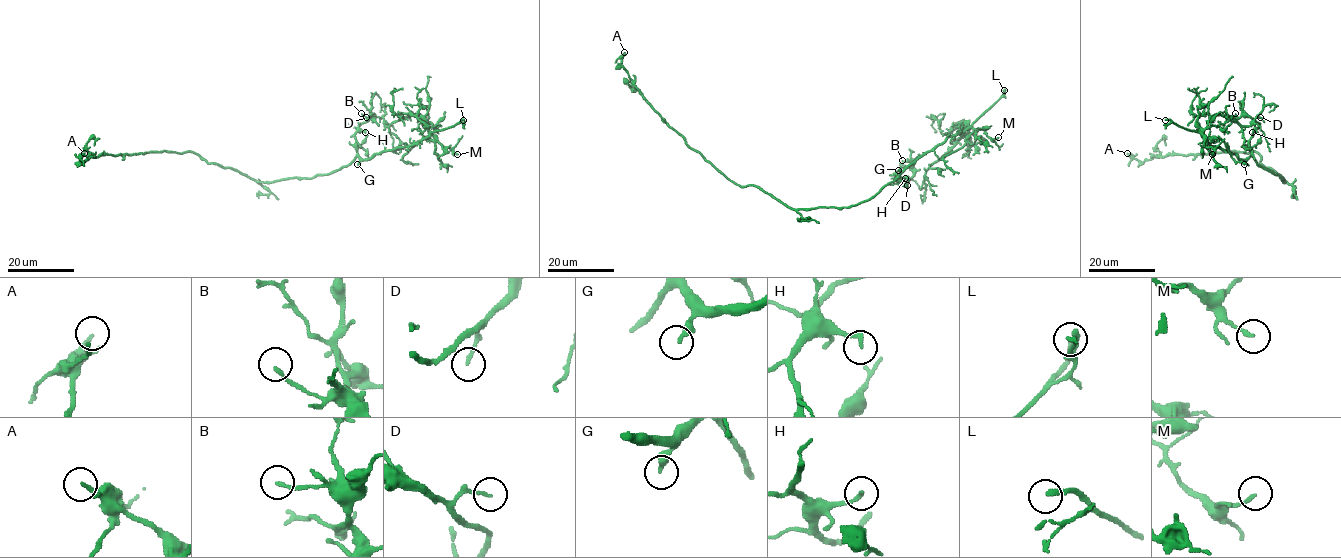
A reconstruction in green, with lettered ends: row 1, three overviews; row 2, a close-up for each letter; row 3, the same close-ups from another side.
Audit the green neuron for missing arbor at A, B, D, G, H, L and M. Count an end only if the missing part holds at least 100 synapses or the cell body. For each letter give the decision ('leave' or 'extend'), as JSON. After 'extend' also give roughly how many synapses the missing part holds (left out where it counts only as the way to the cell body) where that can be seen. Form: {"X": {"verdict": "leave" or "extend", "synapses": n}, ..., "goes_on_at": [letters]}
{"A": {"verdict": "leave"}, "B": {"verdict": "leave"}, "D": {"verdict": "leave"}, "G": {"verdict": "leave"}, "H": {"verdict": "leave"}, "L": {"verdict": "extend"}, "M": {"verdict": "leave"}, "goes_on_at": ["L"]}

